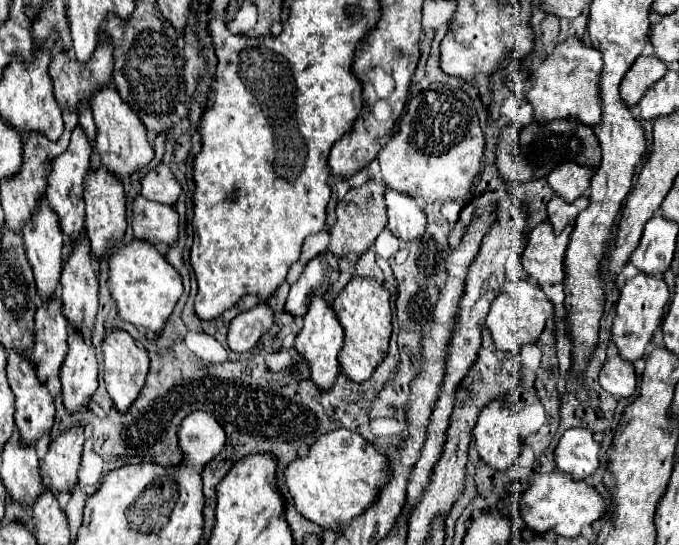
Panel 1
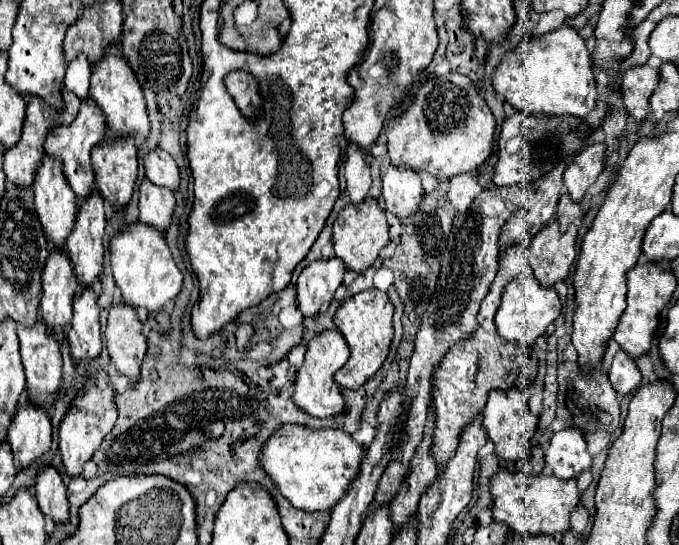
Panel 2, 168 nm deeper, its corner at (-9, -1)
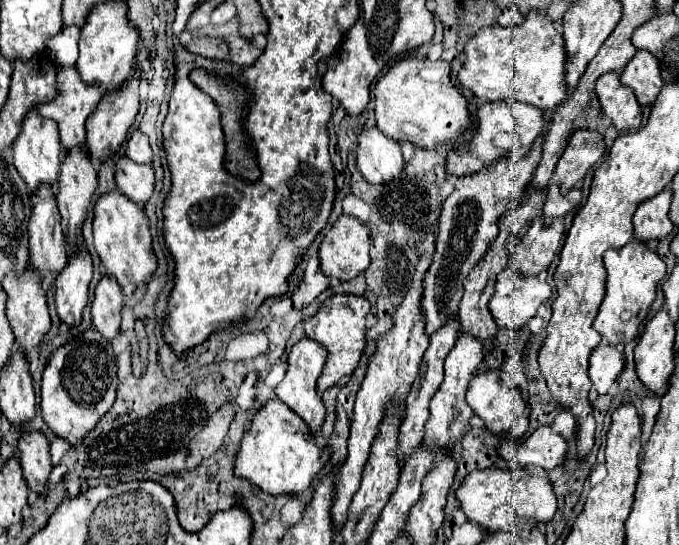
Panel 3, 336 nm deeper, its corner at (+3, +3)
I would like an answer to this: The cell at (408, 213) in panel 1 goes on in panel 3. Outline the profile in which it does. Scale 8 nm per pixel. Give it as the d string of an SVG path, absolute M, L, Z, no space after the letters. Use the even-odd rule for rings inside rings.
M378 128L362 130L358 142L358 170L370 184L390 184L404 172L400 144L386 138Z

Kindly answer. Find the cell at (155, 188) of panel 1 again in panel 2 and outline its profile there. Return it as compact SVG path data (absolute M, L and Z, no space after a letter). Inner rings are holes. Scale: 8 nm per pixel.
M154 148L144 156L144 170L146 170L146 178L152 180L154 184L160 184L172 190L176 190L180 184L180 170L174 158L162 148Z

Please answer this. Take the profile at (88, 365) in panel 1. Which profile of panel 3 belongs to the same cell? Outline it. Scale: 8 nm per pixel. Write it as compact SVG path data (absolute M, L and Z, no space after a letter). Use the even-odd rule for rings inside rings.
M80 244L78 252L70 256L66 268L54 280L56 312L66 326L78 326L88 304L88 284L92 280L92 260Z

